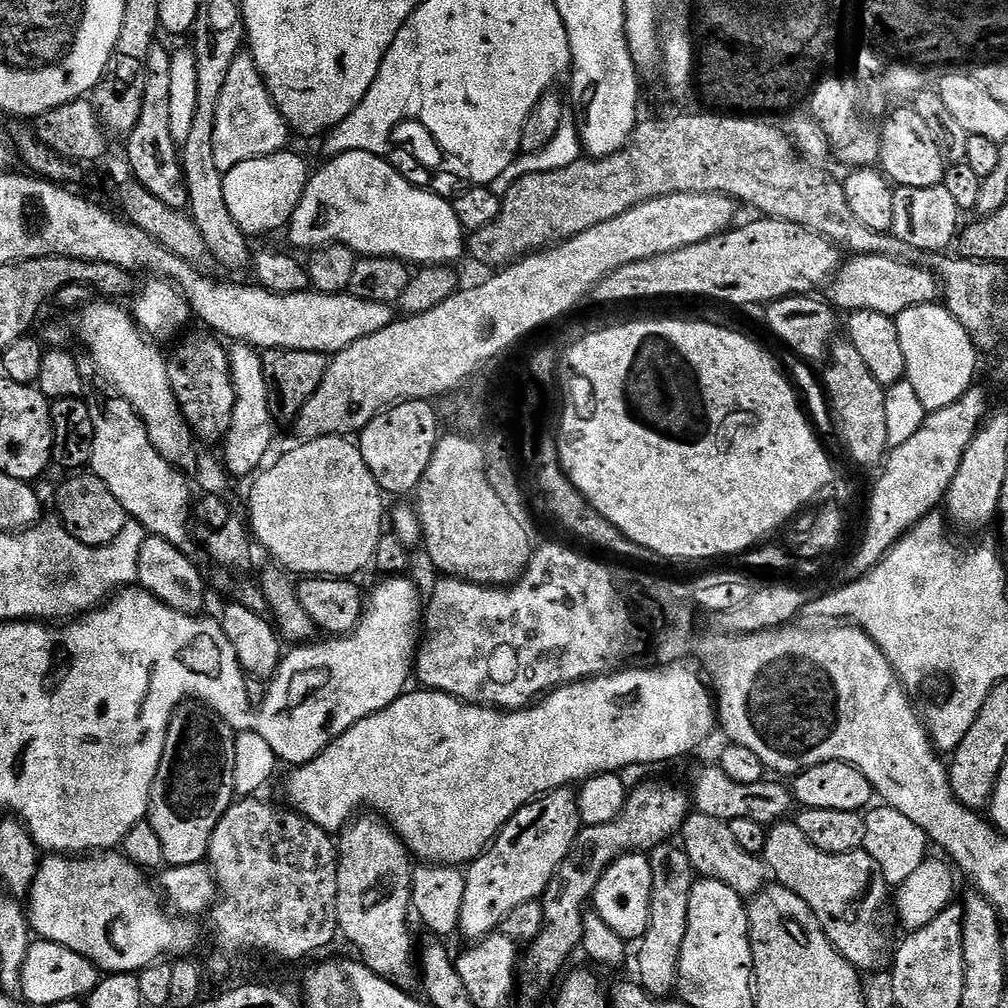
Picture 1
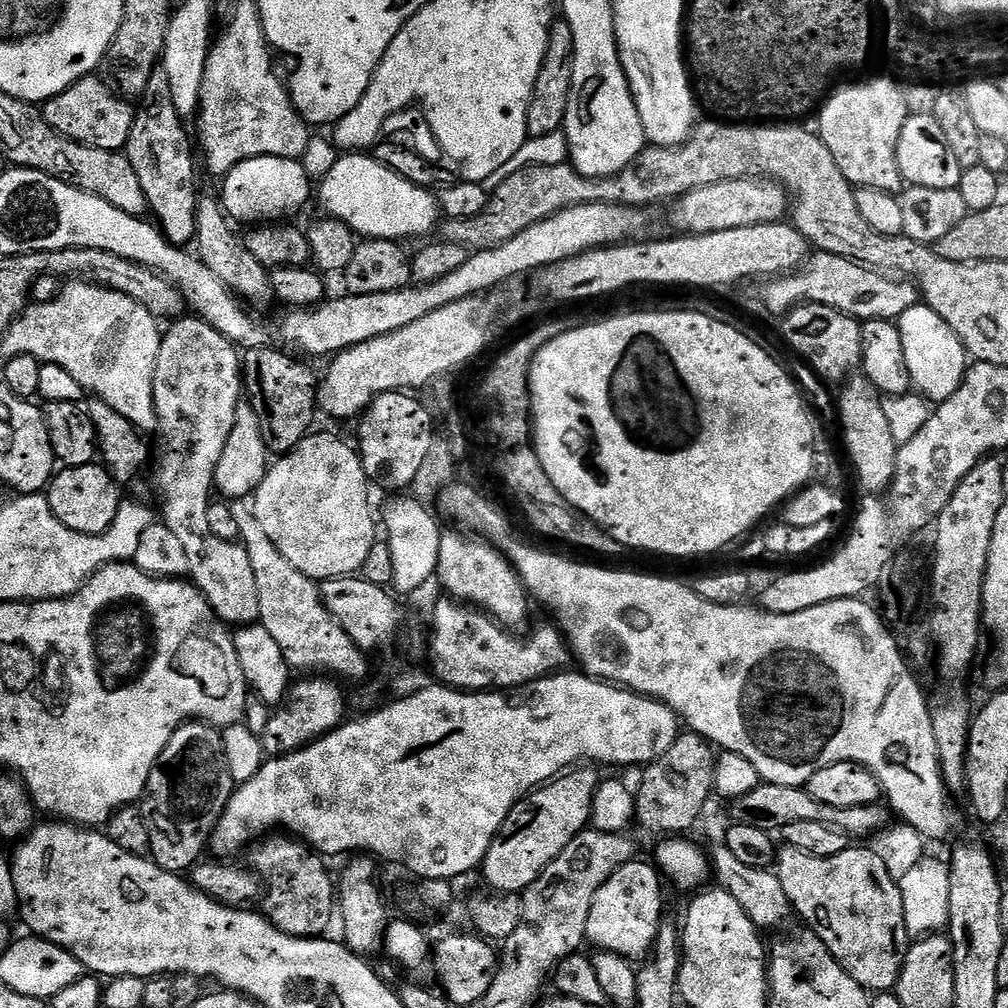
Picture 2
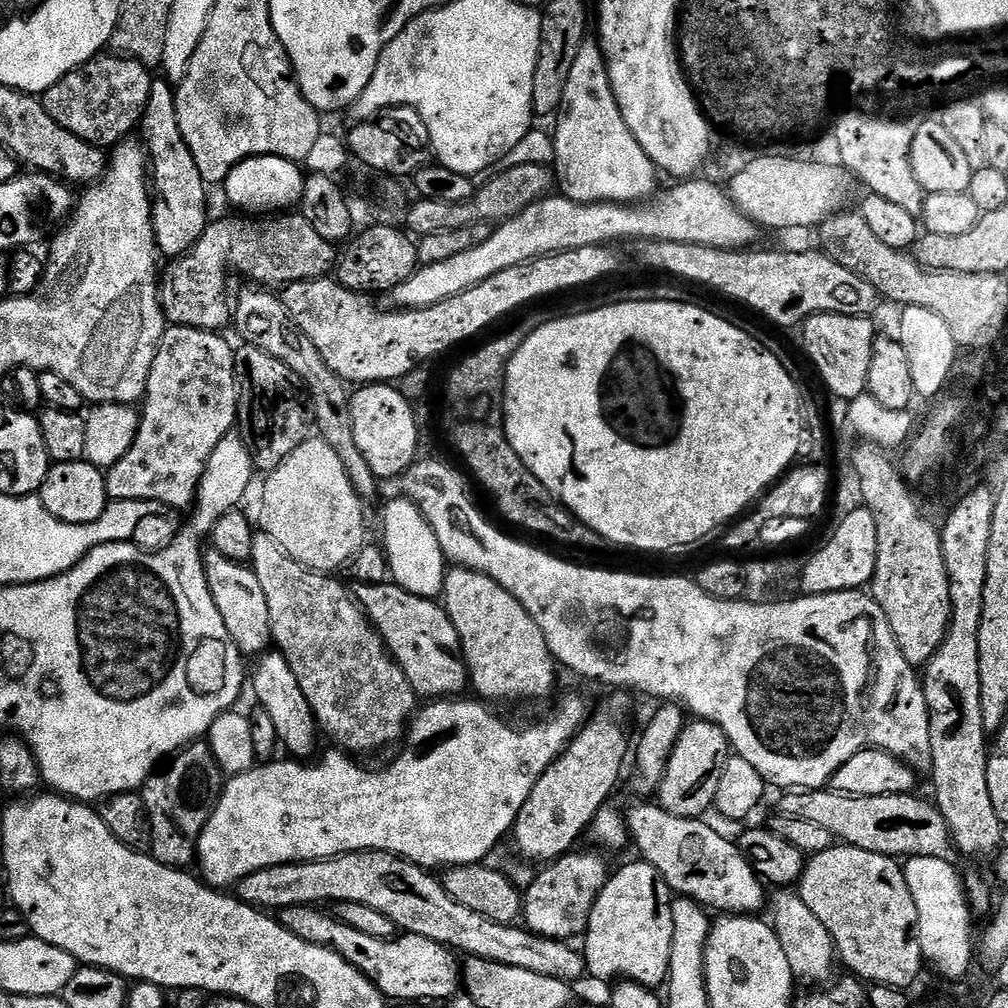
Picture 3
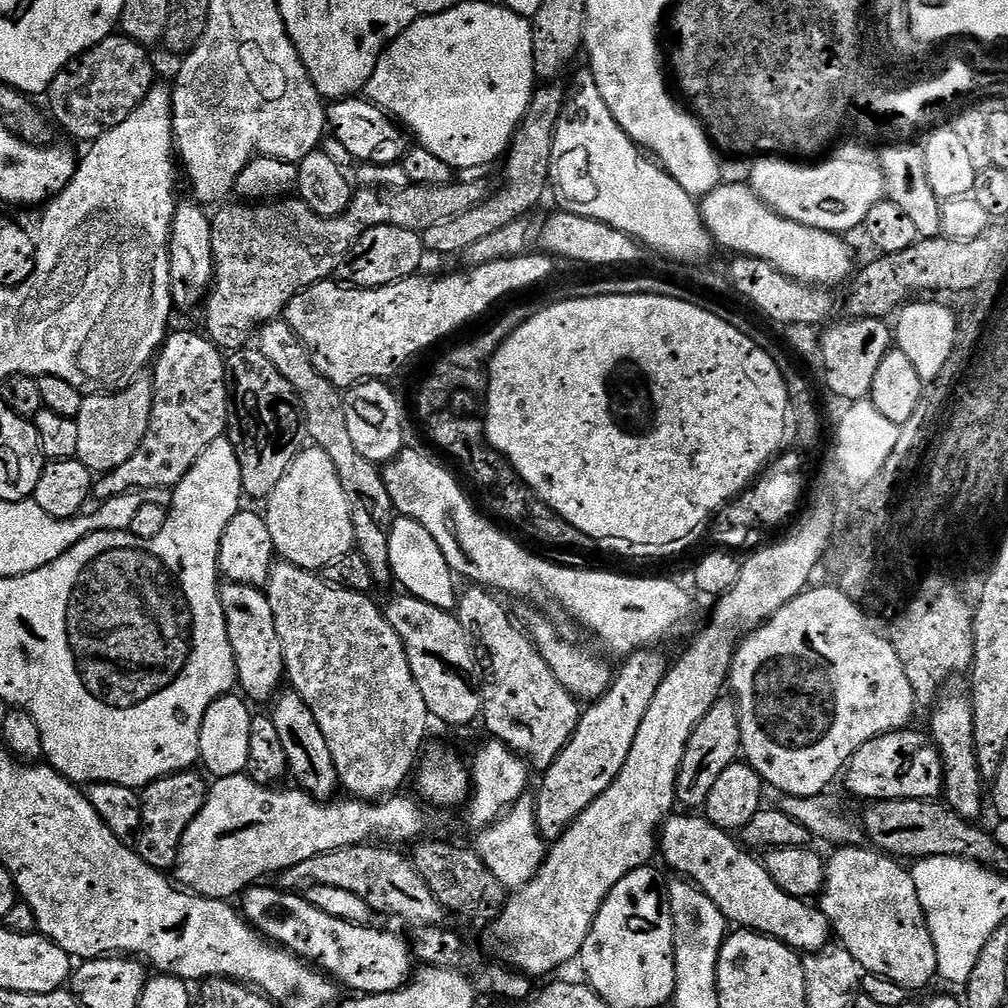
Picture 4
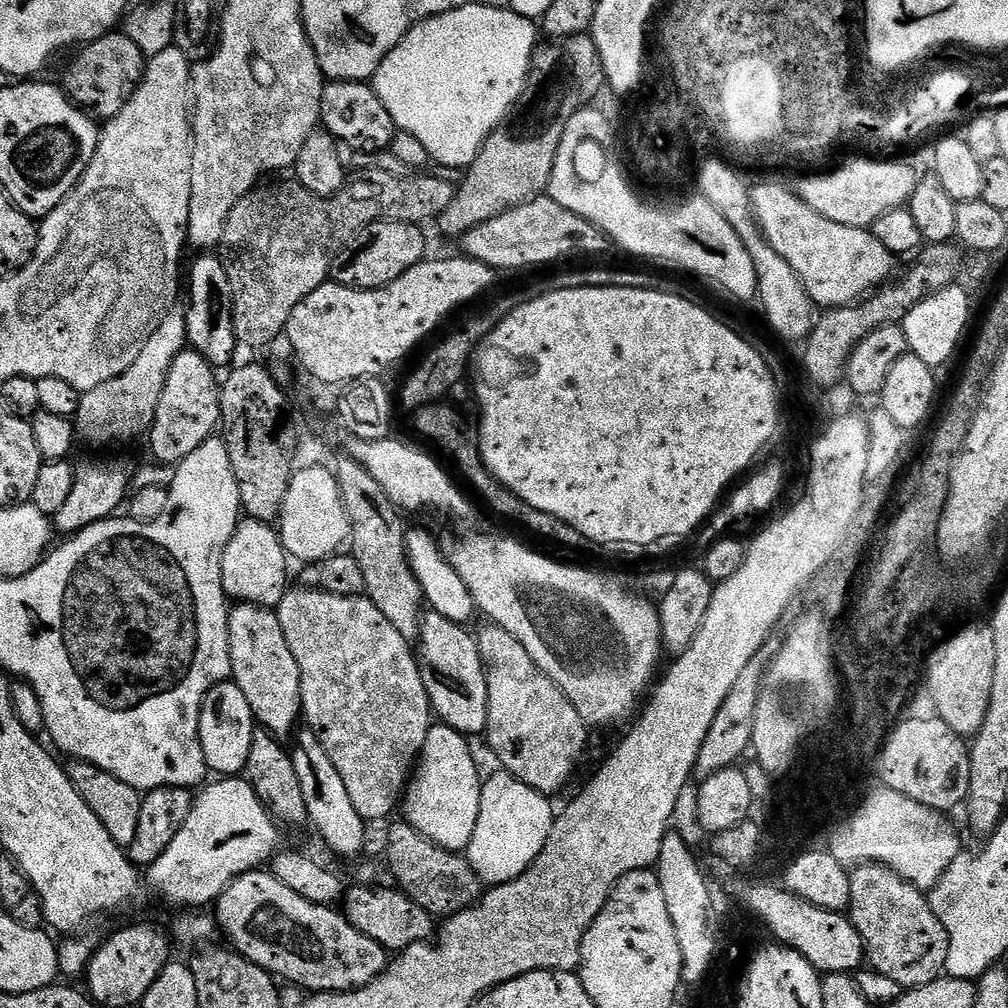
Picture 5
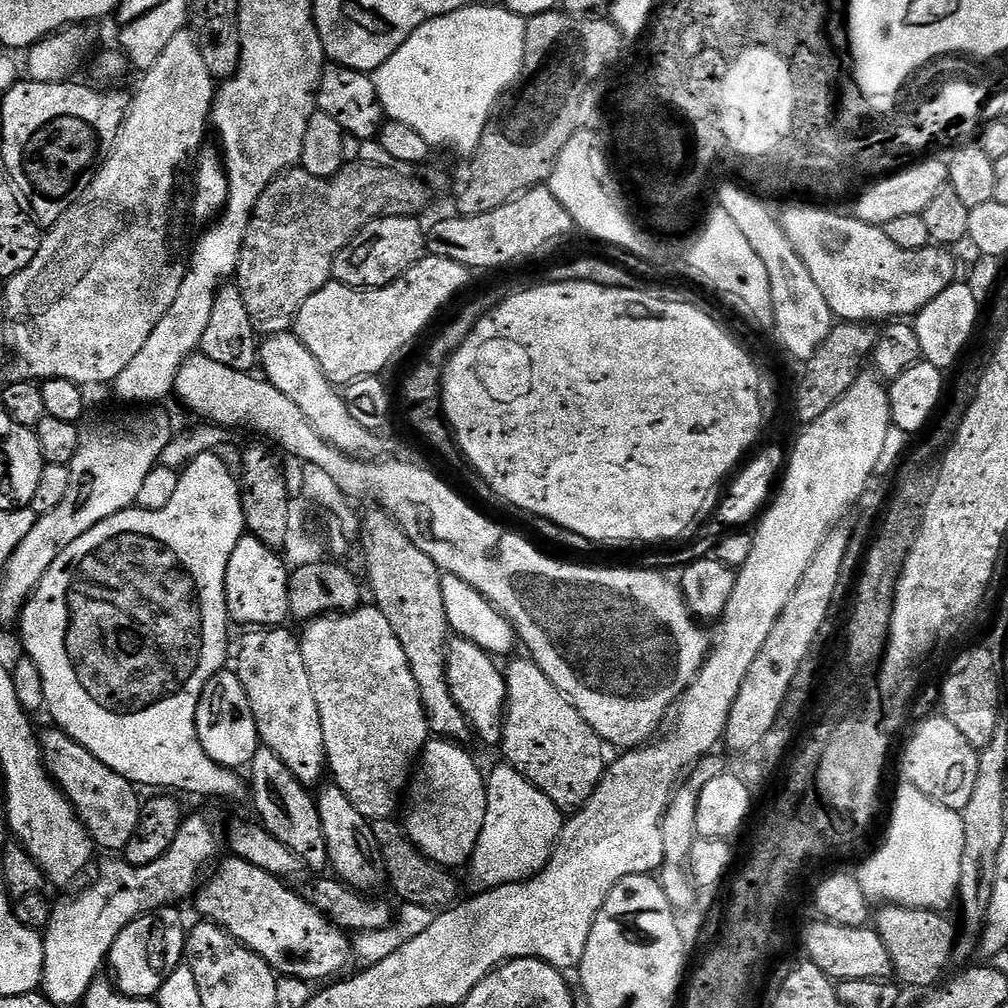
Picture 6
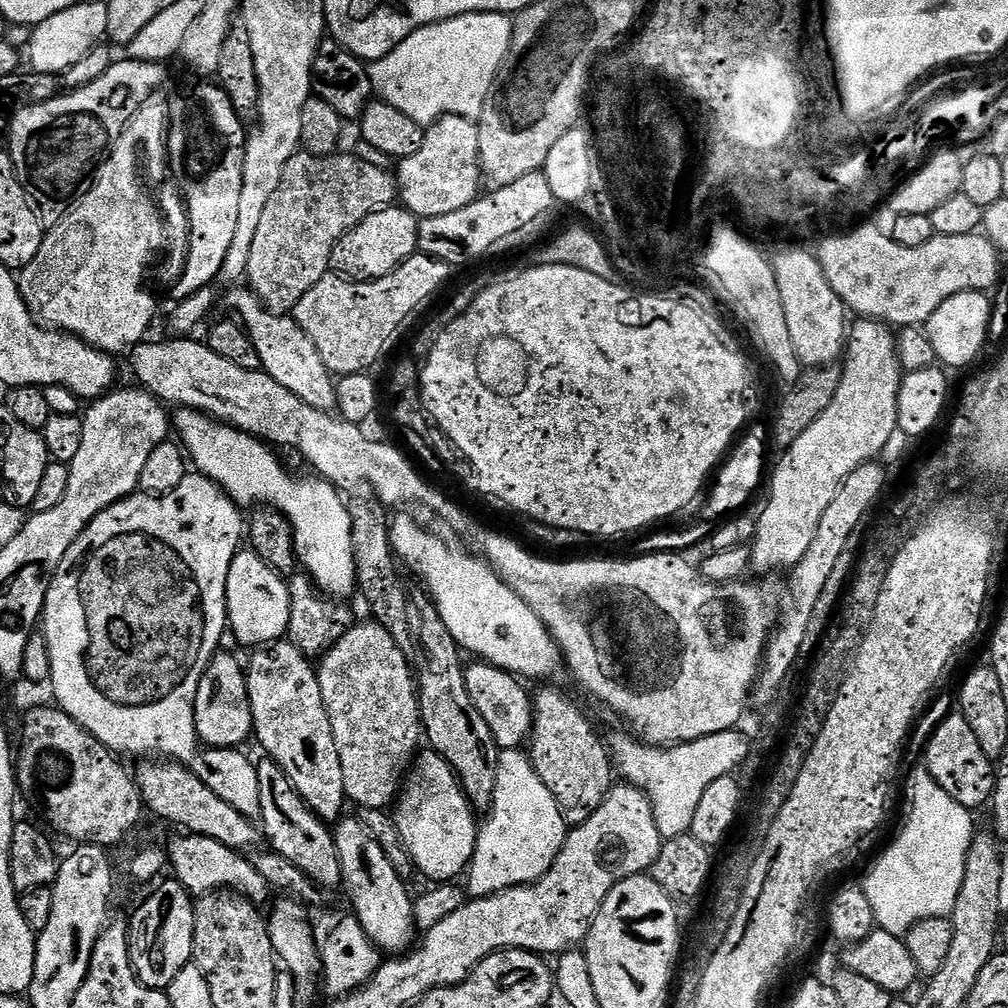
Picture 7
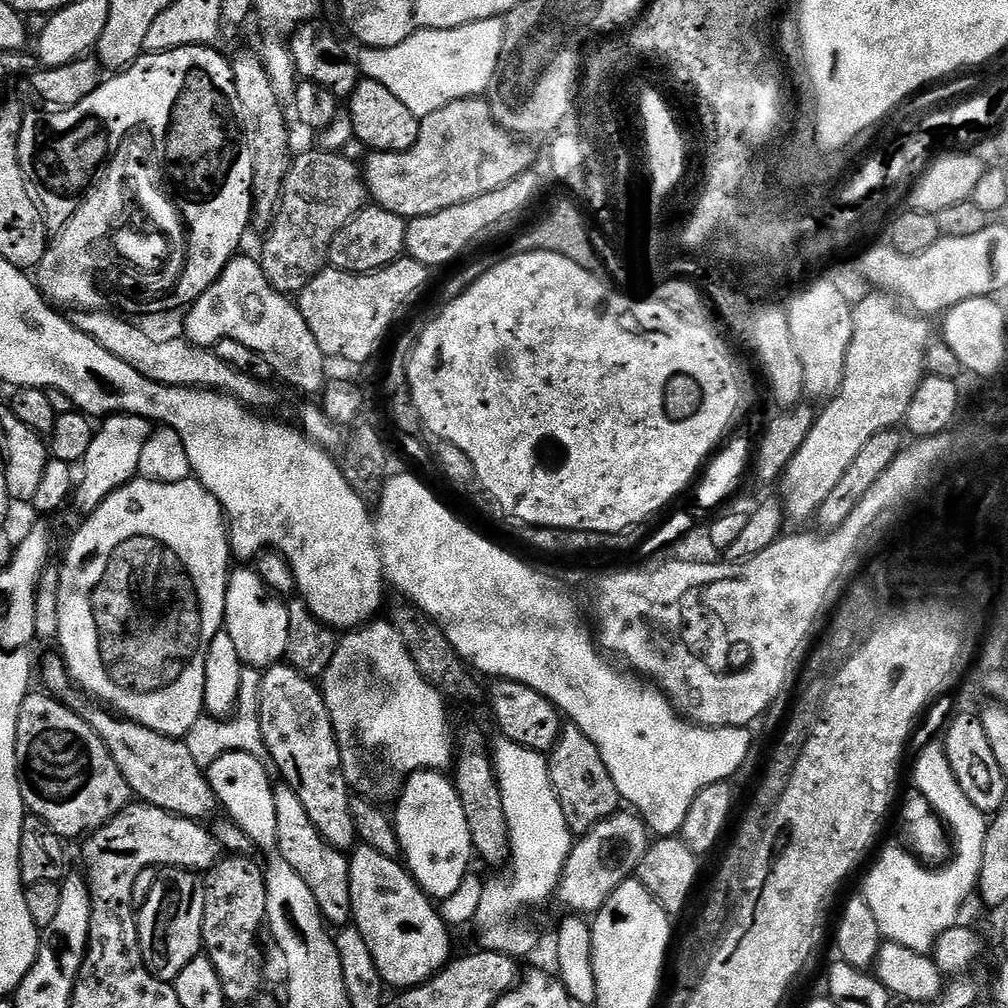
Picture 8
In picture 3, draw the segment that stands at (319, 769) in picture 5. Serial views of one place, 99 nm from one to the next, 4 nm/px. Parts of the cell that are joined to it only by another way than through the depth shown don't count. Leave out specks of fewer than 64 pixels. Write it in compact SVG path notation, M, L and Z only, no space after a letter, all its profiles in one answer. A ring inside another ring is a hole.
M269 650L255 661L256 673L251 673L250 688L256 691L259 707L270 714L274 721L274 730L278 730L278 738L289 757L301 762L315 757L318 725L316 715L310 710L310 702L306 702L306 694L302 694L302 686L298 686L298 678L294 678L294 670L290 670L290 662L278 650Z

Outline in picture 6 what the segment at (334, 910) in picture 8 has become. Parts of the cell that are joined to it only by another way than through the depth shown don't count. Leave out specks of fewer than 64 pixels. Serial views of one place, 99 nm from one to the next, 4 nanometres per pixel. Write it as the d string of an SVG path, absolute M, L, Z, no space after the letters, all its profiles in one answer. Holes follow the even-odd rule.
M261 746L254 754L250 765L250 800L256 807L259 823L264 825L282 846L294 850L298 858L302 858L305 869L329 867L326 850L326 834L322 834L322 818L316 805L316 796L294 774L290 774L290 766L274 754L274 750Z

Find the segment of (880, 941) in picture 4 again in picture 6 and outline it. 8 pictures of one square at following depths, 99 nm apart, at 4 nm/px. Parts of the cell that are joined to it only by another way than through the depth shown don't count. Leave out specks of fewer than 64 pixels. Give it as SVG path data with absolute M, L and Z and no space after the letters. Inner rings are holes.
M899 906L881 908L884 909L877 916L875 913L874 927L890 954L895 979L901 985L909 984L912 988L924 988L923 990L939 985L945 975L944 967L947 966L948 959L953 959L954 949L958 943L957 925L955 928L944 917L947 915L940 910Z

